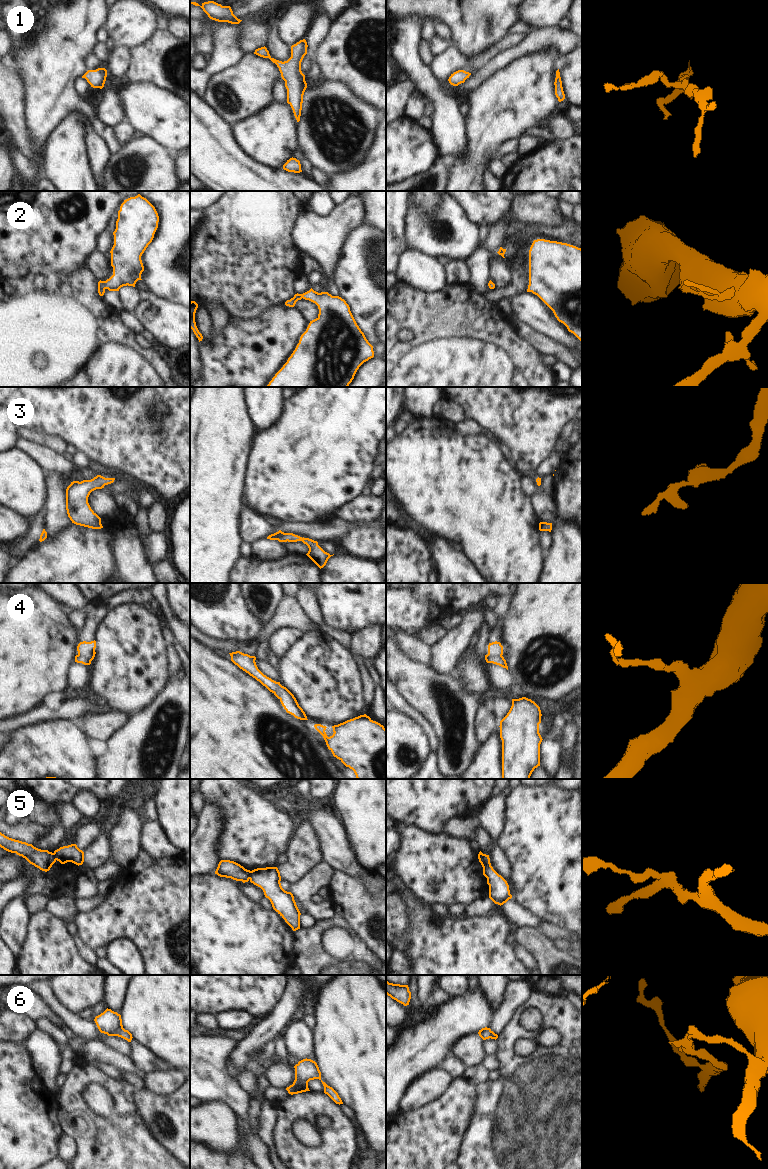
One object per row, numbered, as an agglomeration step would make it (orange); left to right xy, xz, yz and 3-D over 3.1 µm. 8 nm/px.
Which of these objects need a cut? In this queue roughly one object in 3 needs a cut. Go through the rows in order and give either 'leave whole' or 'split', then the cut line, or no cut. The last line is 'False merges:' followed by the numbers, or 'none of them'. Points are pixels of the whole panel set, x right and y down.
1: leave whole; no cut
2: leave whole; no cut
3: leave whole; no cut
4: leave whole; no cut
5: split; cut in yz along (478, 855), (485, 859), (484, 868)
6: leave whole; no cut
False merges: 5

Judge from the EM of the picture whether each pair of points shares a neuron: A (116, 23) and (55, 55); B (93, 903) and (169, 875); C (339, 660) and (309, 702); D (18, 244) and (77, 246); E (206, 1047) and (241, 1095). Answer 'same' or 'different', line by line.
A: different
B: different
C: same
D: same
E: same

